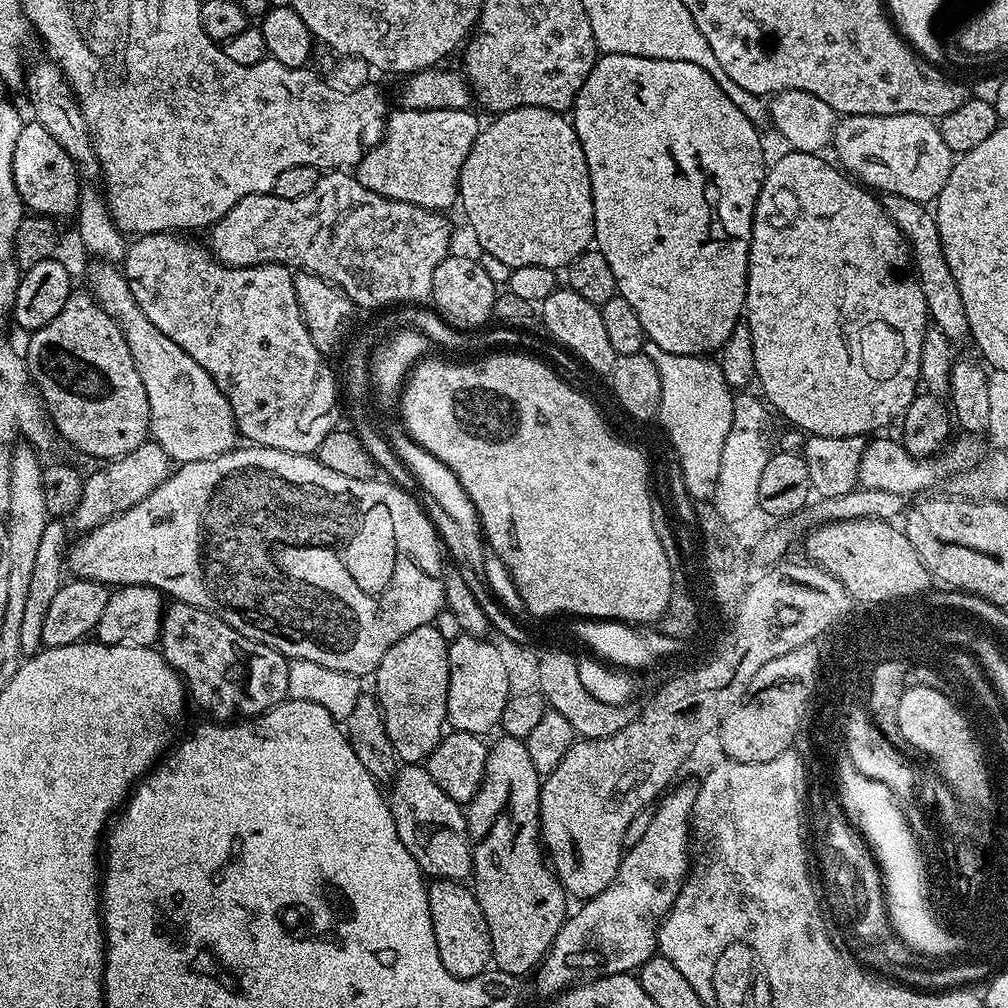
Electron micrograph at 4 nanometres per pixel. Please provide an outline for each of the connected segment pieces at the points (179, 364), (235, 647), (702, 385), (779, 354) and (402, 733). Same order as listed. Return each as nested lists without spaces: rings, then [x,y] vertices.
[[[92,262],[88,268],[88,284],[92,296],[102,306],[102,310],[106,310],[110,318],[114,318],[130,346],[130,358],[134,358],[134,366],[138,366],[138,378],[142,378],[146,402],[150,402],[151,439],[162,446],[162,450],[166,450],[166,454],[177,465],[202,462],[237,447],[236,423],[226,394],[222,394],[212,375],[202,370],[202,366],[198,366],[198,362],[194,362],[194,358],[190,358],[190,354],[186,354],[186,350],[182,350],[178,342],[170,342],[170,338],[166,338],[166,334],[162,334],[162,330],[158,330],[158,326],[154,326],[154,322],[146,318],[146,314],[142,314],[142,306],[138,306],[134,294],[130,294],[130,286],[123,271],[115,263]]]
[[[179,602],[167,605],[161,624],[158,648],[163,652],[166,662],[183,680],[191,703],[193,700],[202,711],[209,712],[212,715],[209,717],[213,721],[230,722],[230,714],[234,712],[249,712],[252,715],[252,710],[264,711],[264,706],[270,705],[276,698],[282,698],[284,701],[289,699],[288,657],[270,646],[246,638],[246,634],[238,634],[234,626],[222,622],[222,618],[198,606]]]
[[[649,339],[644,341],[643,353],[654,362],[658,370],[664,420],[667,421],[668,428],[671,428],[673,440],[676,440],[676,447],[679,449],[675,459],[680,461],[684,488],[698,500],[696,502],[711,501],[714,494],[713,485],[718,483],[722,448],[731,428],[733,389],[728,387],[715,359],[670,354]]]
[[[795,150],[785,151],[785,156],[777,162],[776,165],[767,169],[764,177],[764,185],[760,191],[760,197],[756,203],[756,209],[752,215],[752,237],[750,238],[750,250],[748,251],[748,289],[744,299],[744,311],[746,319],[750,326],[750,338],[754,338],[754,366],[756,367],[756,380],[762,393],[763,399],[767,401],[773,409],[777,408],[790,423],[796,428],[801,428],[804,434],[808,436],[862,436],[867,437],[869,434],[876,434],[879,428],[887,426],[891,420],[899,421],[904,415],[904,411],[910,406],[912,399],[917,396],[918,389],[921,387],[920,378],[920,359],[922,358],[922,342],[924,341],[924,332],[930,326],[928,318],[928,307],[926,298],[922,298],[920,284],[916,281],[914,269],[912,267],[912,254],[908,251],[908,243],[905,242],[903,234],[894,226],[892,219],[885,214],[883,203],[867,187],[853,182],[835,163],[827,164],[823,155],[815,152],[798,152]]]
[[[432,624],[418,626],[418,630],[410,630],[386,654],[382,654],[382,662],[375,670],[374,695],[380,704],[380,709],[386,722],[386,734],[390,738],[390,746],[394,746],[397,761],[404,764],[418,764],[427,761],[428,756],[435,750],[440,737],[445,735],[448,715],[446,714],[446,694],[450,682],[450,666],[448,665],[449,641],[438,634]]]

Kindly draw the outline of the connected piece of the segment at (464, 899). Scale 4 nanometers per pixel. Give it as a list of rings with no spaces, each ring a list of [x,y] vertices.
[[[433,879],[428,884],[428,901],[430,902],[430,918],[434,922],[434,942],[438,942],[438,955],[442,958],[442,966],[450,970],[458,978],[468,980],[485,971],[492,964],[492,943],[490,942],[490,926],[486,926],[486,914],[482,914],[482,906],[478,906],[476,893],[471,887],[459,880]]]

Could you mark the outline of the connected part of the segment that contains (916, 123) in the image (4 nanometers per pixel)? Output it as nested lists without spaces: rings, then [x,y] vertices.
[[[918,114],[843,117],[832,135],[831,147],[836,148],[839,167],[861,185],[926,205],[931,205],[942,186],[946,186],[954,163],[954,154],[942,139],[939,123],[931,116]]]

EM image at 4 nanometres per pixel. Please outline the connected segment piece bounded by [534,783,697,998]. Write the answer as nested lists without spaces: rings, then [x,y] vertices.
[[[695,783],[684,784],[672,797],[669,795],[655,809],[657,812],[653,814],[652,821],[647,821],[644,826],[646,834],[642,840],[625,851],[614,882],[610,882],[602,894],[583,901],[579,905],[580,909],[577,912],[575,909],[565,920],[551,952],[540,961],[534,972],[536,988],[544,998],[555,998],[570,987],[590,980],[600,980],[603,976],[635,973],[649,958],[657,955],[660,923],[674,906],[690,871],[690,829],[696,789]]]

